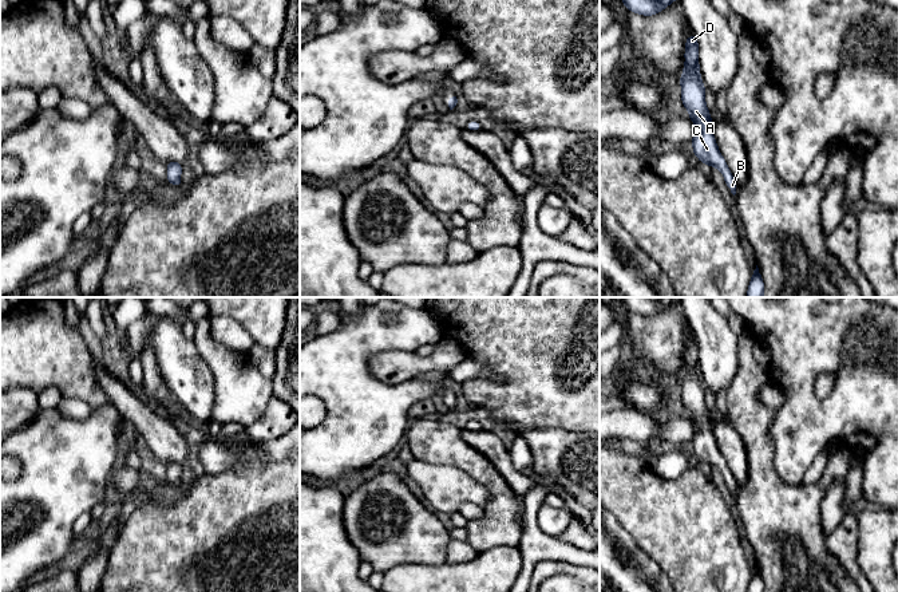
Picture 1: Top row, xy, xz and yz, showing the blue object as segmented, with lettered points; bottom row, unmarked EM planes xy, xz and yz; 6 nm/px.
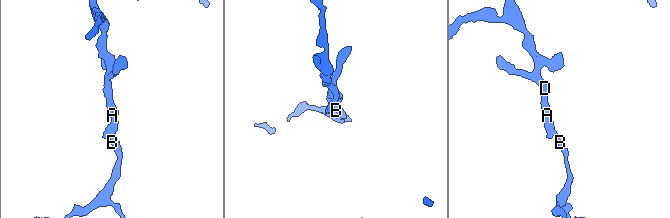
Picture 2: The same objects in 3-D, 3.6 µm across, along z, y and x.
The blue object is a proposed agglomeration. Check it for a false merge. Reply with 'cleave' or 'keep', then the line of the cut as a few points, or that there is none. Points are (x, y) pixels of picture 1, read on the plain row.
keep | no cut

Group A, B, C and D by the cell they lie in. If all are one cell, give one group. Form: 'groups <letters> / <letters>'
groups A B C D

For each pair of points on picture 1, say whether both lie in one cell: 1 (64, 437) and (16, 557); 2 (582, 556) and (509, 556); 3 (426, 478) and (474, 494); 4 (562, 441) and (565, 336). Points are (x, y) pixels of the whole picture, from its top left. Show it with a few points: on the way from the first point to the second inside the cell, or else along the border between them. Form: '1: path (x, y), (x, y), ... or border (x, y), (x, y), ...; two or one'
1: path (64, 466), (50, 494), (50, 519), (40, 528); one
2: border (518, 548), (522, 556), (522, 565), (515, 577); two
3: path (438, 482), (444, 486), (462, 488); one
4: border (530, 430), (572, 429), (585, 433); two

